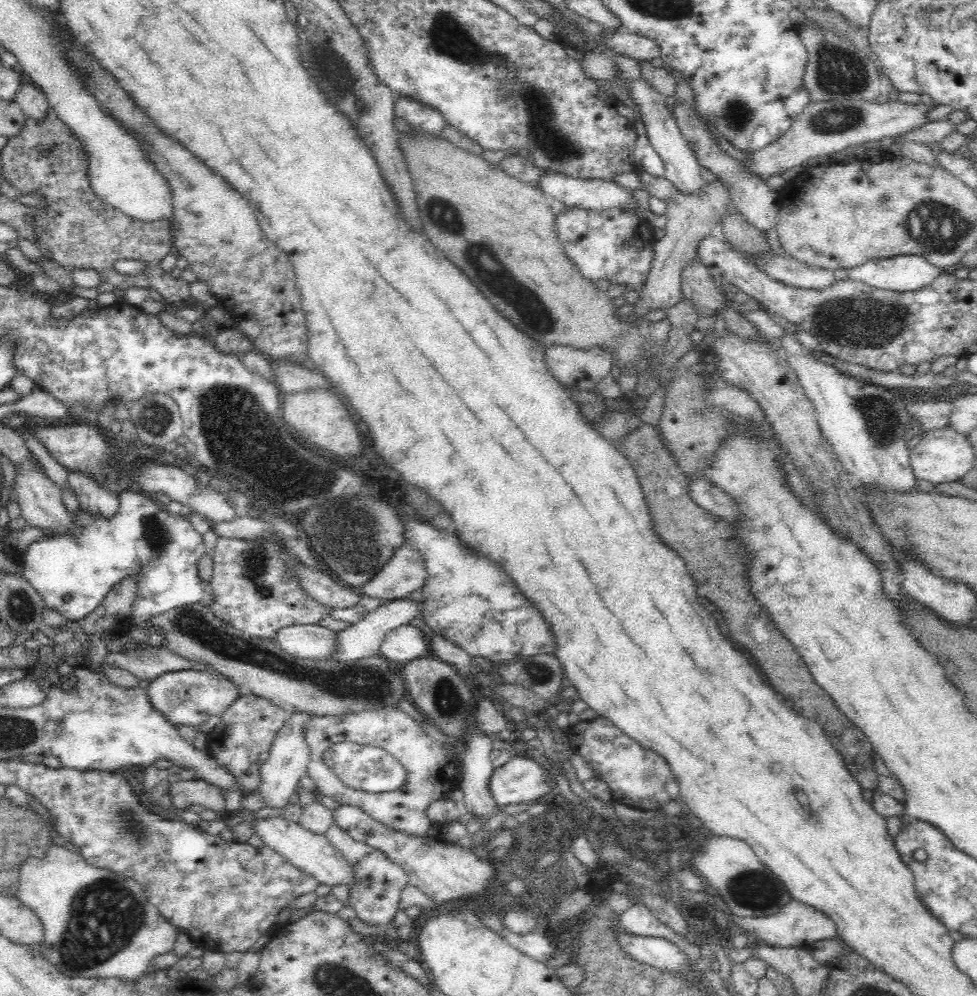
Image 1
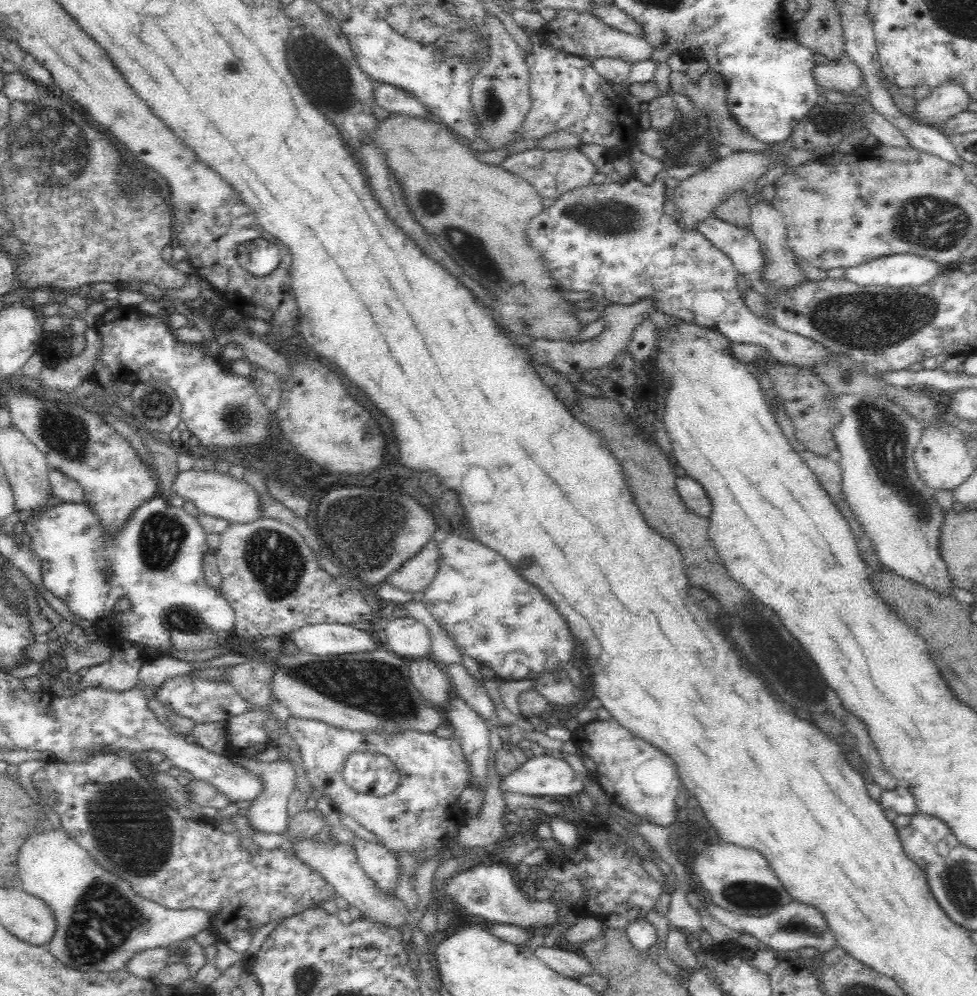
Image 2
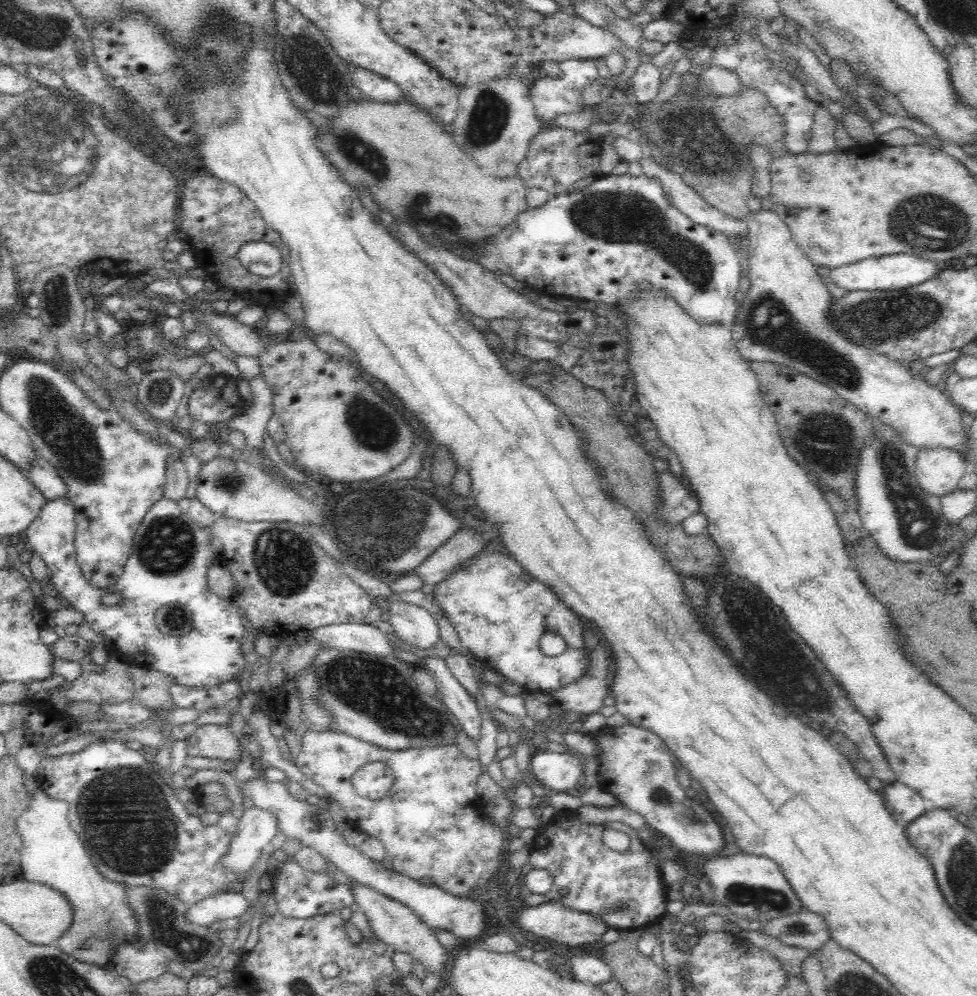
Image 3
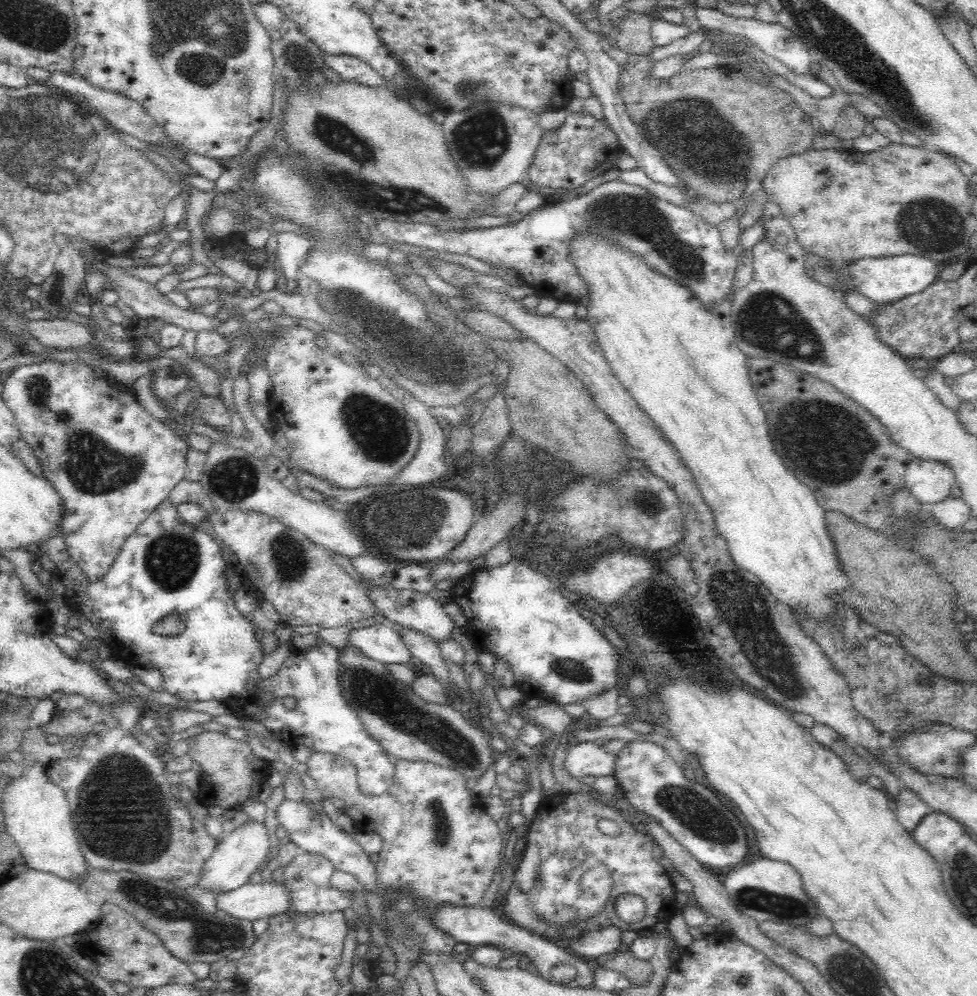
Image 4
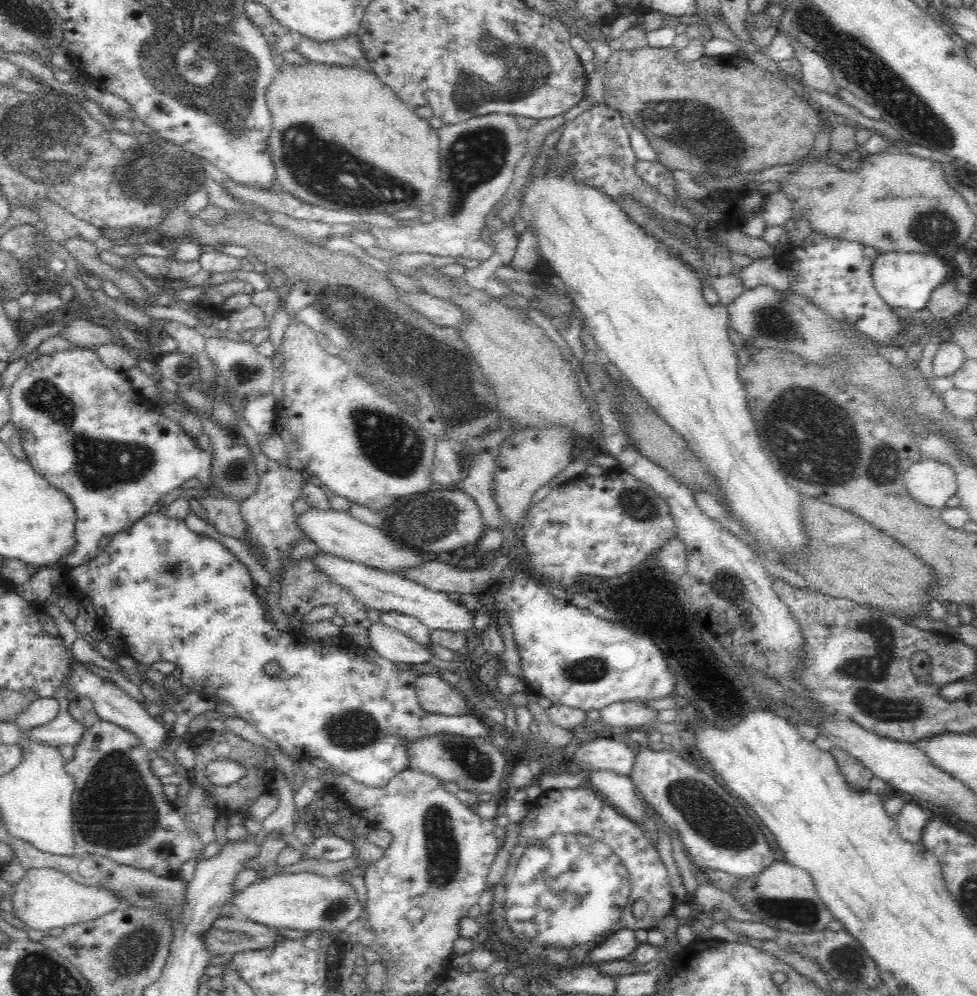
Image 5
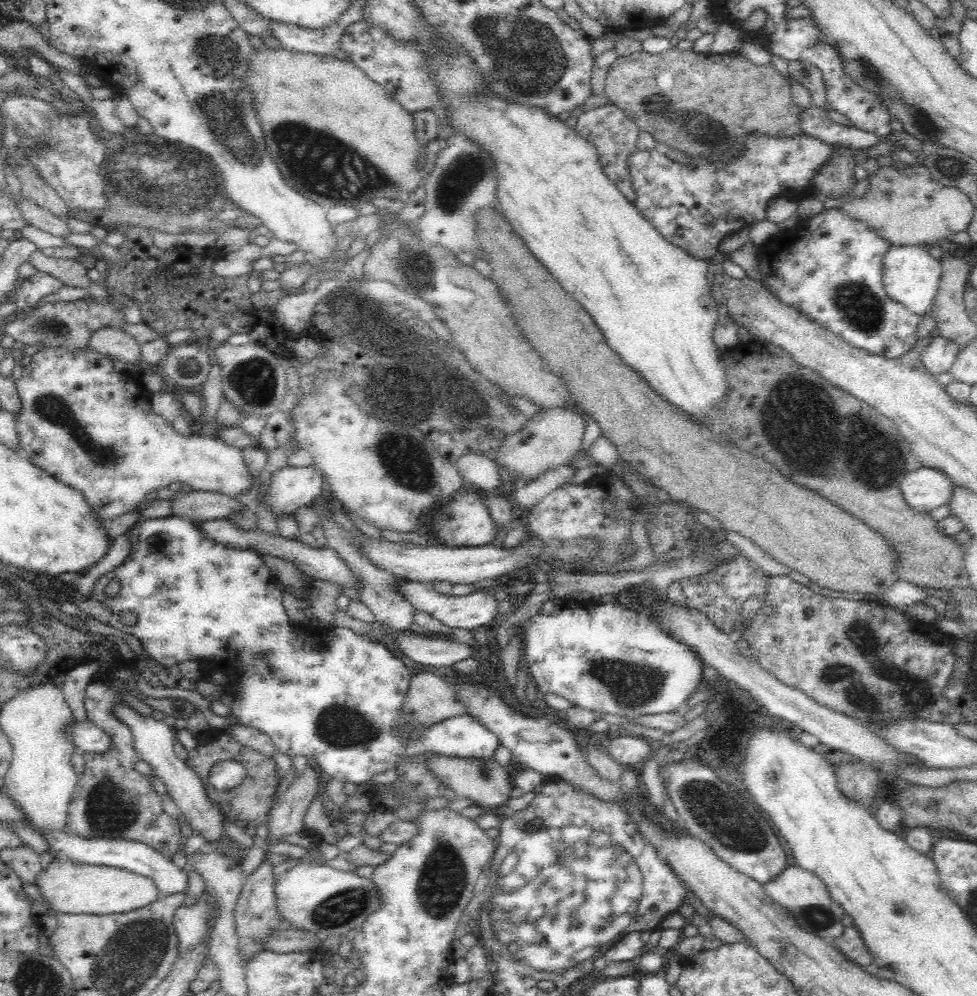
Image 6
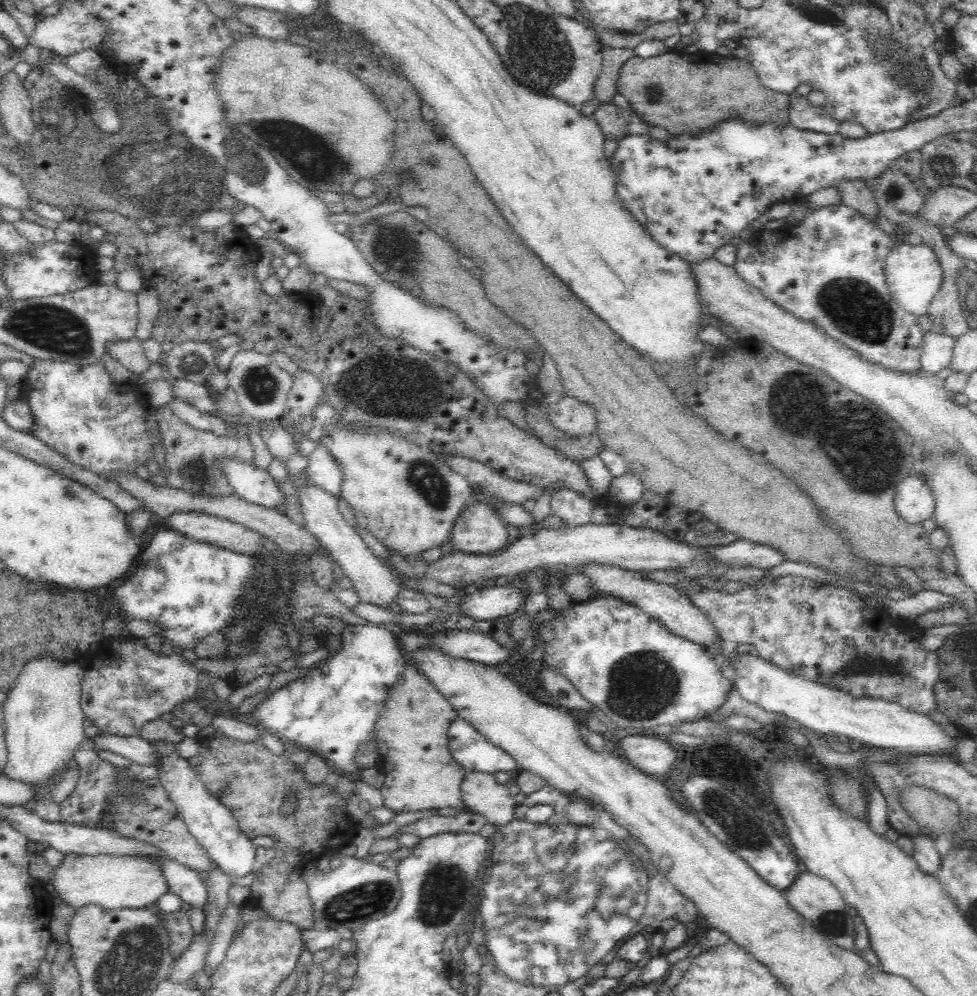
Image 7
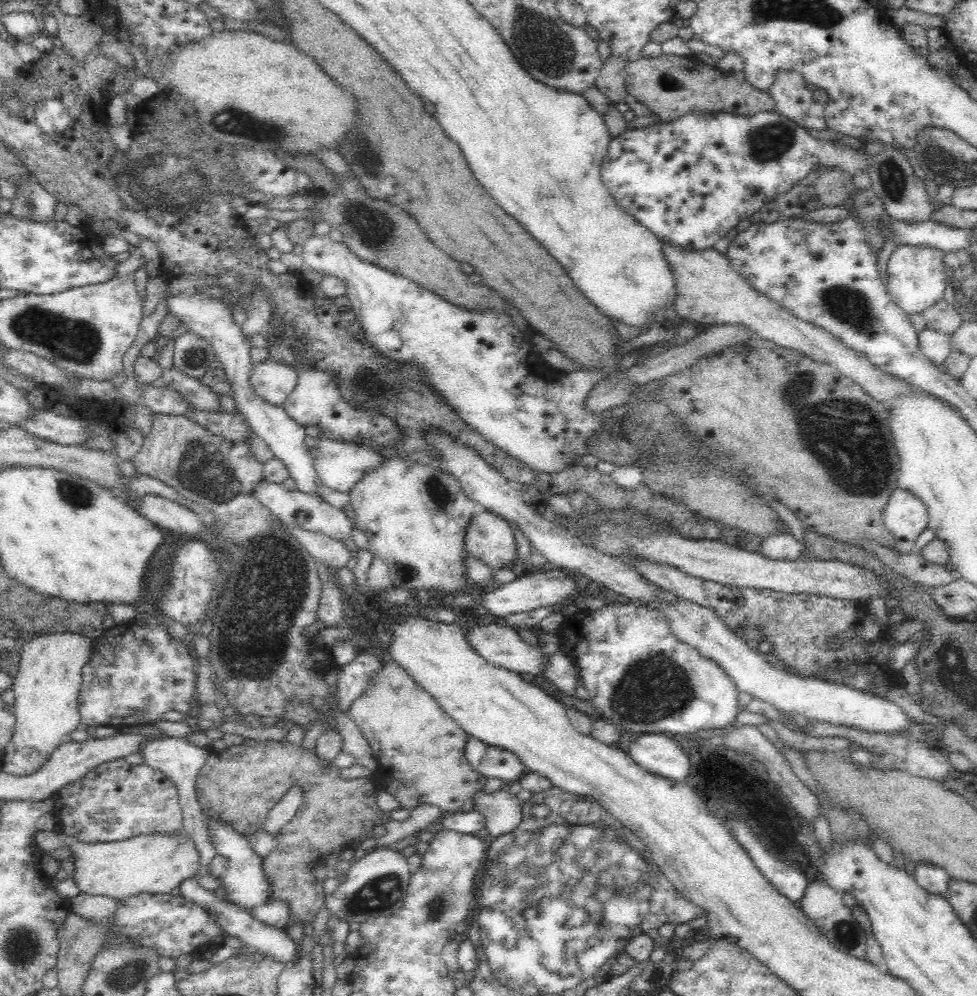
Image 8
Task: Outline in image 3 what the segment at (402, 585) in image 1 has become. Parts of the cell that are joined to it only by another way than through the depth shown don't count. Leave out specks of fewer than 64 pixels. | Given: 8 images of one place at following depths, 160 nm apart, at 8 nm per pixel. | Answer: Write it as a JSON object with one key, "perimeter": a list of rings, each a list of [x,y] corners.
{"perimeter":[[[461,529],[454,532],[444,544],[441,544],[428,558],[424,558],[408,574],[416,575],[422,584],[442,582],[458,564],[468,560],[491,545],[473,529]]]}

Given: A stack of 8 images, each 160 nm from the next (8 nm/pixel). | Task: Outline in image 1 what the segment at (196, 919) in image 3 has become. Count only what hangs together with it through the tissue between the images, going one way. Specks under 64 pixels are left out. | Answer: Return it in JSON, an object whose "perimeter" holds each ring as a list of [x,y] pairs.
{"perimeter":[[[50,845],[43,859],[28,857],[21,866],[16,899],[34,911],[42,921],[44,938],[35,947],[64,976],[138,979],[150,970],[151,960],[155,956],[173,950],[179,929],[158,913],[158,909],[149,903],[142,887],[133,879],[108,869],[96,868],[86,863],[79,852],[57,845]]]}

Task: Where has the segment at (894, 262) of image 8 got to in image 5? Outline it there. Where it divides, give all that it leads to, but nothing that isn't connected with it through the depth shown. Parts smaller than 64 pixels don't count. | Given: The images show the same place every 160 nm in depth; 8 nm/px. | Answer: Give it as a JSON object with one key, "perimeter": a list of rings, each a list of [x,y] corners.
{"perimeter":[[[921,252],[880,253],[872,266],[874,289],[884,299],[884,303],[891,307],[902,306],[912,310],[924,308],[932,290],[948,277],[944,258],[928,256]]]}

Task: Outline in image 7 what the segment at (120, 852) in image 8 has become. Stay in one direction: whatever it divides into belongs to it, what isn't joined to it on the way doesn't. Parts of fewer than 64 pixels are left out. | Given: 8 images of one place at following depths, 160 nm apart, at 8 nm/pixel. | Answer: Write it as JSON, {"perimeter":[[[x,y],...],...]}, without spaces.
{"perimeter":[[[69,854],[54,868],[53,877],[52,885],[58,901],[70,905],[74,912],[86,905],[98,905],[110,910],[144,908],[156,903],[162,894],[168,892],[160,869],[148,857]]]}

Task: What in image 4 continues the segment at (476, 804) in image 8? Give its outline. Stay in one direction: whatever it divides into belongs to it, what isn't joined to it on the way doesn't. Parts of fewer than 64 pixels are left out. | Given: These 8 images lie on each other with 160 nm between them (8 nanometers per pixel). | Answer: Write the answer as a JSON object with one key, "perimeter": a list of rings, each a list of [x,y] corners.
{"perimeter":[[[350,645],[339,650],[339,686],[346,703],[354,709],[356,717],[360,719],[362,727],[368,731],[373,740],[376,740],[390,758],[404,760],[427,760],[434,764],[441,764],[448,768],[457,768],[466,778],[481,777],[490,761],[497,752],[490,746],[491,735],[468,723],[450,704],[426,702],[412,689],[412,685],[404,685],[394,680],[388,666],[390,664],[372,660],[358,648]]]}

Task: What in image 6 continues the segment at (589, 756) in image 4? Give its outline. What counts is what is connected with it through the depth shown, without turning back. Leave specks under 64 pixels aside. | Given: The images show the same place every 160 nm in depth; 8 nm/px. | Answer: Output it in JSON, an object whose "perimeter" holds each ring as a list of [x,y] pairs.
{"perimeter":[[[620,736],[612,740],[608,747],[609,756],[612,757],[620,766],[641,765],[646,759],[652,757],[652,742],[632,738],[632,736]]]}

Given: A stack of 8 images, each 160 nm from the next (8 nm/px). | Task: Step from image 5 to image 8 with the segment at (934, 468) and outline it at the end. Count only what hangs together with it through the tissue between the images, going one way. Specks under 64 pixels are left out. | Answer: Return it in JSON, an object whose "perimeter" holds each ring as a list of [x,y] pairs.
{"perimeter":[[[895,488],[891,497],[888,499],[886,508],[883,510],[883,521],[888,527],[891,534],[895,536],[897,541],[895,551],[899,555],[915,551],[915,542],[918,534],[927,527],[929,516],[926,505],[913,492],[905,488]]]}

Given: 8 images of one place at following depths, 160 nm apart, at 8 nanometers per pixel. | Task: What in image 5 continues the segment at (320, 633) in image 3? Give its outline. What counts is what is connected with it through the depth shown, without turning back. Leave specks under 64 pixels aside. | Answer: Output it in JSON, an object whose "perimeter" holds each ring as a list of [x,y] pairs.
{"perimeter":[[[381,622],[373,623],[367,630],[369,647],[380,657],[408,665],[427,663],[434,658],[429,648],[423,648],[418,642]]]}

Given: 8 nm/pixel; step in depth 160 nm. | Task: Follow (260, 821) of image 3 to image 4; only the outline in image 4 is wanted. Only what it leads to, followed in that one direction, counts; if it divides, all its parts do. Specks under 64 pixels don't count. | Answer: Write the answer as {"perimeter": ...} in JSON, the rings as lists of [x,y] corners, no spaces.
{"perimeter":[[[248,820],[231,833],[221,837],[210,858],[202,865],[199,886],[206,890],[228,892],[256,879],[259,864],[265,860],[269,847],[269,835],[264,821]]]}

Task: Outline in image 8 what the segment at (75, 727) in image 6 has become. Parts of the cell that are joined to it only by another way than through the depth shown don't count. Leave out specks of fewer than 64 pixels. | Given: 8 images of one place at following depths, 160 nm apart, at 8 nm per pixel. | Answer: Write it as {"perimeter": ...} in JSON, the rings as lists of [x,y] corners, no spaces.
{"perimeter":[[[163,738],[162,740],[150,740],[143,743],[139,749],[139,754],[142,756],[142,763],[148,765],[154,770],[162,771],[166,778],[170,779],[170,782],[177,788],[179,794],[179,803],[183,814],[183,830],[186,833],[192,843],[196,845],[198,849],[200,868],[204,871],[209,864],[210,860],[214,858],[215,852],[212,843],[210,843],[210,837],[208,837],[208,829],[206,829],[206,818],[204,818],[204,812],[199,805],[198,795],[194,782],[196,782],[196,776],[200,772],[200,768],[204,766],[207,758],[207,748],[199,748],[190,744],[186,739],[180,738]]]}

